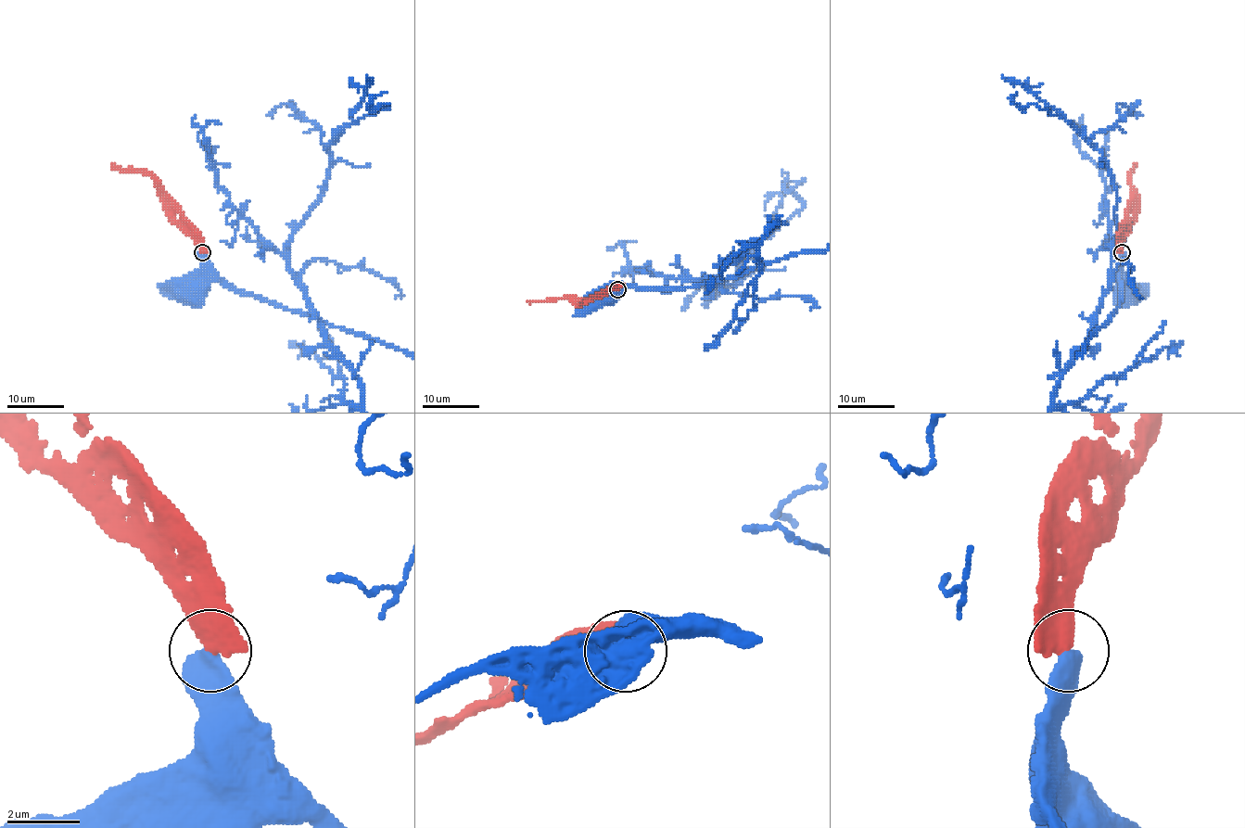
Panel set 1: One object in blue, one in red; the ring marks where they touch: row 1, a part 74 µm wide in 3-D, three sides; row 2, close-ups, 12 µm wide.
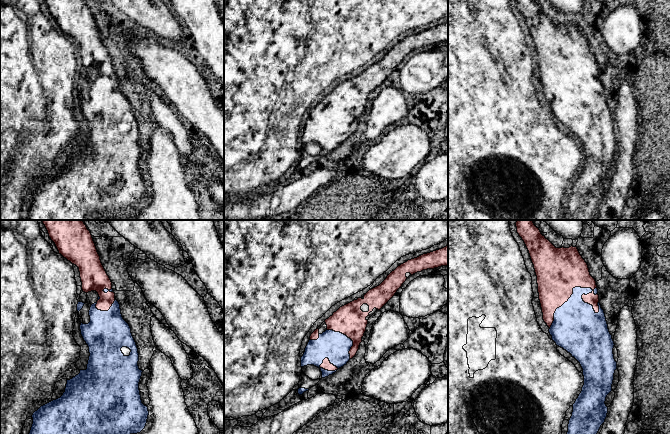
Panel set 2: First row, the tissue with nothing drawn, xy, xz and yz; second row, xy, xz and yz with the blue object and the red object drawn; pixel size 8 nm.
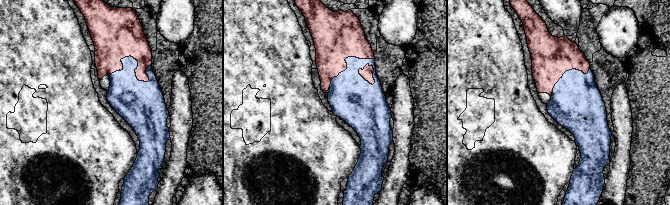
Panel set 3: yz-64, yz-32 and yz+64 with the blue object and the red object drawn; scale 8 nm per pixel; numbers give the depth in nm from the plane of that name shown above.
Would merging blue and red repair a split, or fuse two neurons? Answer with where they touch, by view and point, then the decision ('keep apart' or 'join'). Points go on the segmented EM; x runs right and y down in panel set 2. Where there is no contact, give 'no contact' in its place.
yz (569, 298) | keep apart

